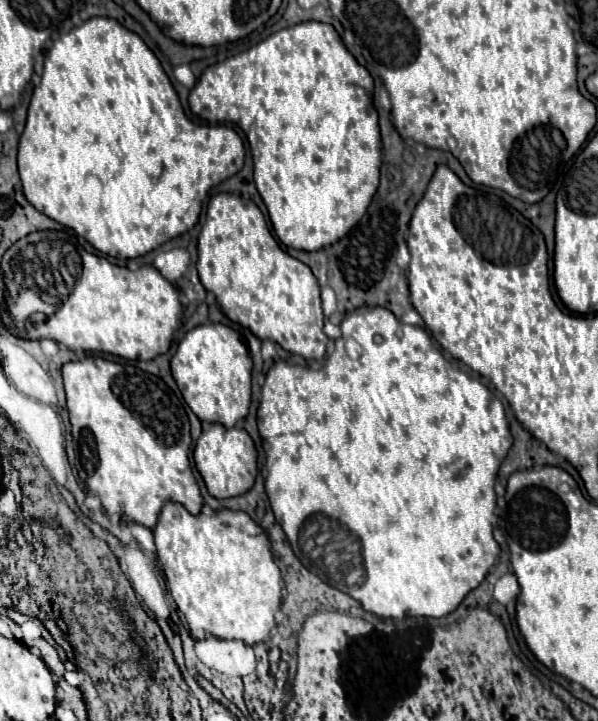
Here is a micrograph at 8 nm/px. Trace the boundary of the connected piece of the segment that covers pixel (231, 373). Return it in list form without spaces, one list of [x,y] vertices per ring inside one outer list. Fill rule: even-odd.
[[[201,324],[185,334],[175,356],[171,374],[183,400],[201,422],[235,426],[249,412],[251,404],[251,358],[241,336],[223,324]]]

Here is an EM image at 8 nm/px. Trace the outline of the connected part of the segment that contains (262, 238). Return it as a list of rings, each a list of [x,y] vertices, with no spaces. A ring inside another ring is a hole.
[[[217,194],[209,200],[205,226],[201,228],[197,242],[197,272],[199,280],[207,292],[215,294],[221,312],[251,330],[259,340],[277,342],[283,350],[299,354],[305,360],[321,362],[327,350],[329,338],[323,332],[323,310],[319,298],[319,284],[303,262],[289,256],[271,236],[261,210],[251,202],[231,194]]]

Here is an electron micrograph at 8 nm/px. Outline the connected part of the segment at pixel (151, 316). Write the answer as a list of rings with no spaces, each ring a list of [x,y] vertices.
[[[83,248],[79,256],[81,274],[73,286],[73,294],[43,324],[33,326],[27,338],[49,338],[69,350],[103,352],[125,360],[151,360],[165,354],[181,316],[177,288],[161,278],[153,266],[131,272]]]

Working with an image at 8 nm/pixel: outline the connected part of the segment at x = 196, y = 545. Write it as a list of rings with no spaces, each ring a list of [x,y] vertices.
[[[167,502],[159,514],[153,536],[167,592],[173,596],[179,614],[185,616],[189,632],[195,640],[215,636],[219,640],[239,640],[247,646],[269,640],[269,632],[275,626],[275,612],[281,606],[281,572],[269,550],[265,532],[245,512],[221,510],[209,516],[193,516],[181,504]]]

